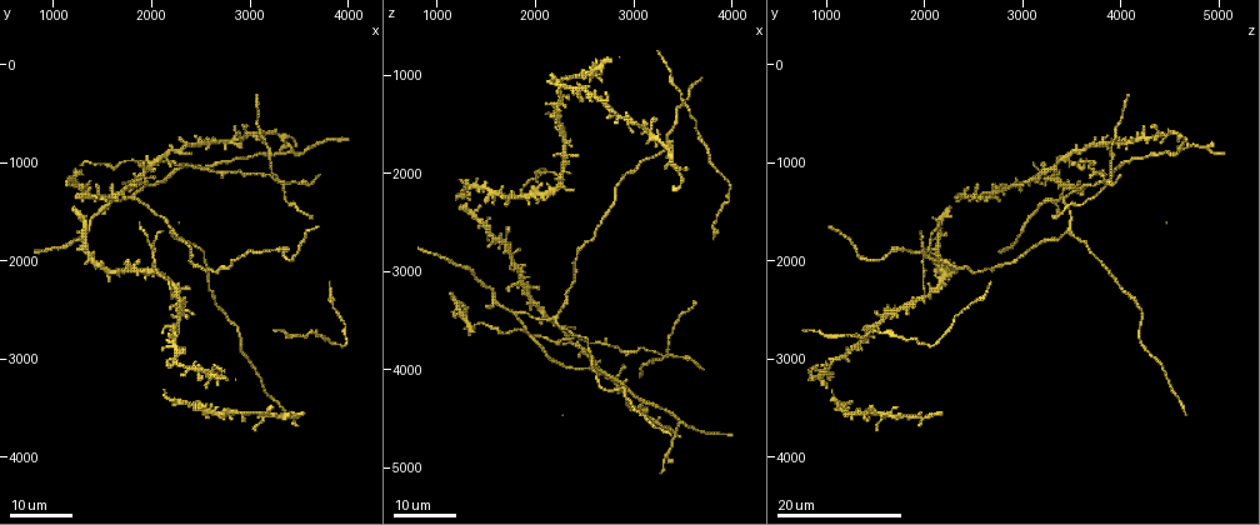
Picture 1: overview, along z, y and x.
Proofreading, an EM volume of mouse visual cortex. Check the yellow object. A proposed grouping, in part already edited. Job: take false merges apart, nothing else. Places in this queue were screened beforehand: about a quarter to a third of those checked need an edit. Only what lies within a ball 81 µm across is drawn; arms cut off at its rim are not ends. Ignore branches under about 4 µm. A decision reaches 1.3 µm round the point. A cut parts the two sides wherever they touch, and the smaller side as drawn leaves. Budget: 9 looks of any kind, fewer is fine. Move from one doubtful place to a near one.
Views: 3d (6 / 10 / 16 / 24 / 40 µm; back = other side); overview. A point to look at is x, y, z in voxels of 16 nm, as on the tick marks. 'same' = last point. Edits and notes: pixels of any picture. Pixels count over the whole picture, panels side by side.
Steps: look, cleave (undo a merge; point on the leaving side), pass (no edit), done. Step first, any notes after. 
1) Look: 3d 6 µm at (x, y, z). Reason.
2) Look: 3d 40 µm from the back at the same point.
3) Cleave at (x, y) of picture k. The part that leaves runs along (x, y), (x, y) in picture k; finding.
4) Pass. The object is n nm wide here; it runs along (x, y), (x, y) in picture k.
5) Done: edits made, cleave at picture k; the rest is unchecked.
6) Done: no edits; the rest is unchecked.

Look: 3d 24 µm at (1840, 1380, 3440). Side arm on a straight run.

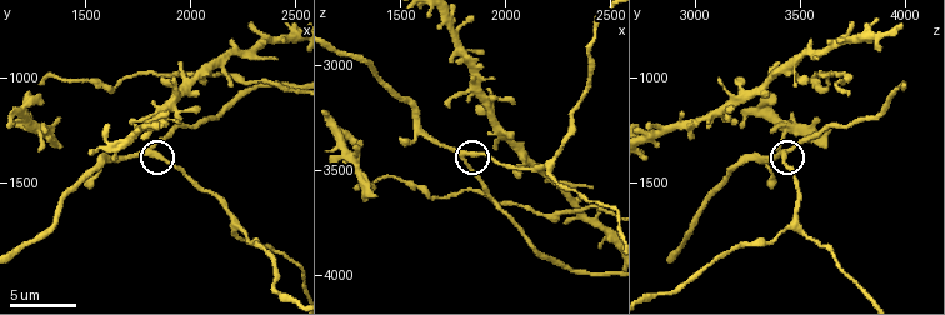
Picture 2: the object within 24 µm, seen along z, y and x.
Look: 3d 6 µm at (1820, 1370, 3430). Zoom in.

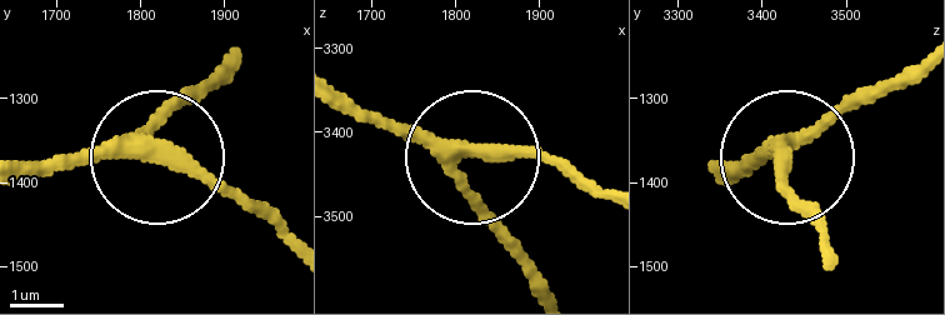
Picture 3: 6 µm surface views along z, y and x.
Pass. It runs along (921, 71), (746, 165) in picture 3; one neuron here.

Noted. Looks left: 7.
Look: 3d 6 µm at (2220, 1710, 3460). Three-way junction.

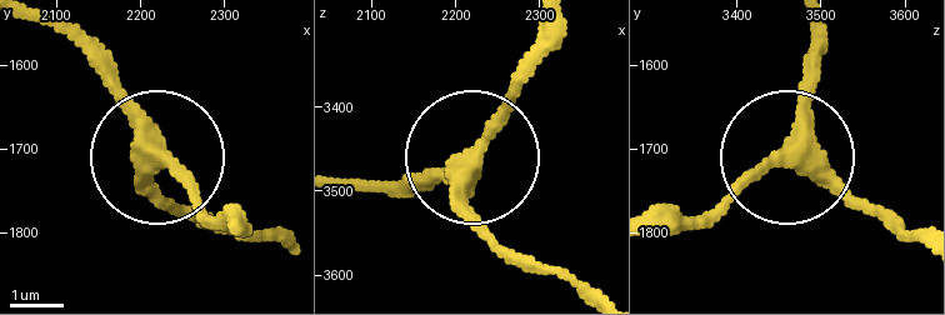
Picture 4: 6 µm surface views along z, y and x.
Pass. It runs along (361, 185), (438, 185), (464, 168), (473, 213), (504, 249) in picture 4; all the same neuron.

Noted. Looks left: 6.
Look: 3d 16 µm at (2220, 2340, 2060).

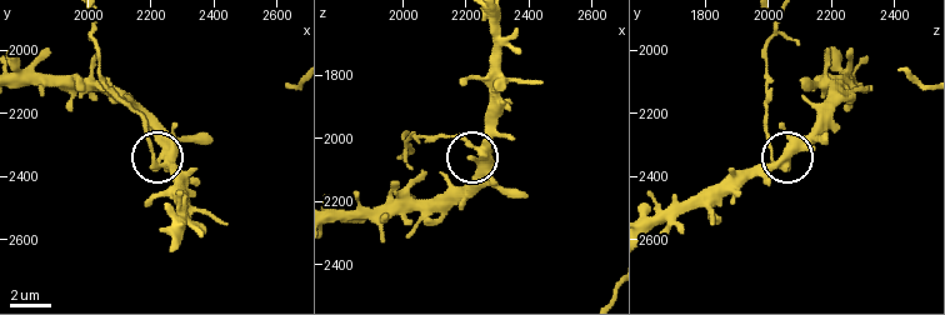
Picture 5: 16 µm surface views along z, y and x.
Look: 3d 10 µm at (2240, 2370, 2030).

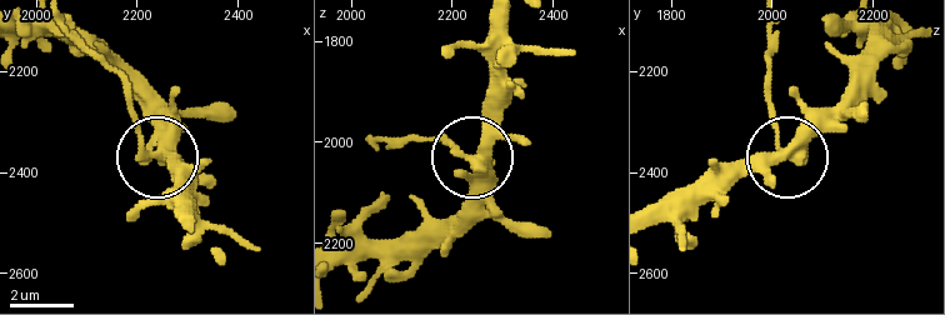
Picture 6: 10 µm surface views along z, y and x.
Cleave at (126, 108) of picture 6. 3 arms meet here; the part that leaves runs along (136, 148), (126, 85), (61, 21) in picture 6; two neurons meet here.

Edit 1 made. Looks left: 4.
Look: 3d 16 µm at (3320, 1200, 3860). Four-way junction.

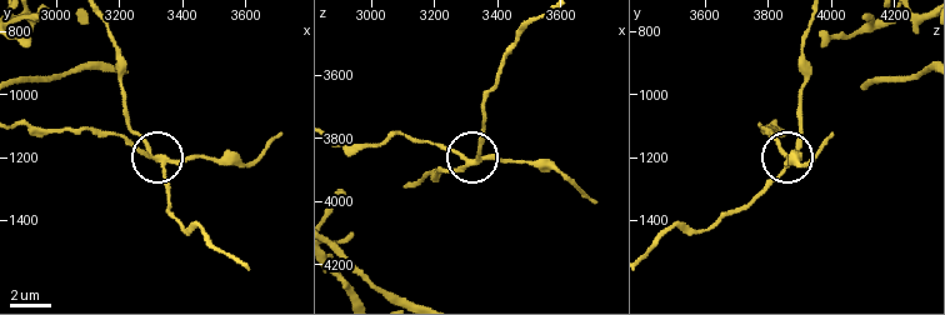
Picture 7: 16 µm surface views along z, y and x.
Look: 3d 10 µm at (3310, 1210, 3880).

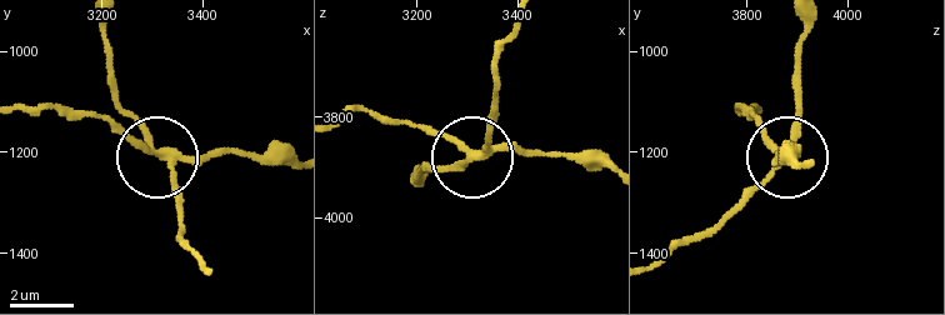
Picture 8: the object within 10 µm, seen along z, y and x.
Cleave at (216, 148) of picture 8. The side arm is 13 µm long; 4 arms meet here; two neurons meet here.

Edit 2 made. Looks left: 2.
Done: edits made, cleave at picture 6, cleave at picture 8; the rest is unchecked.

